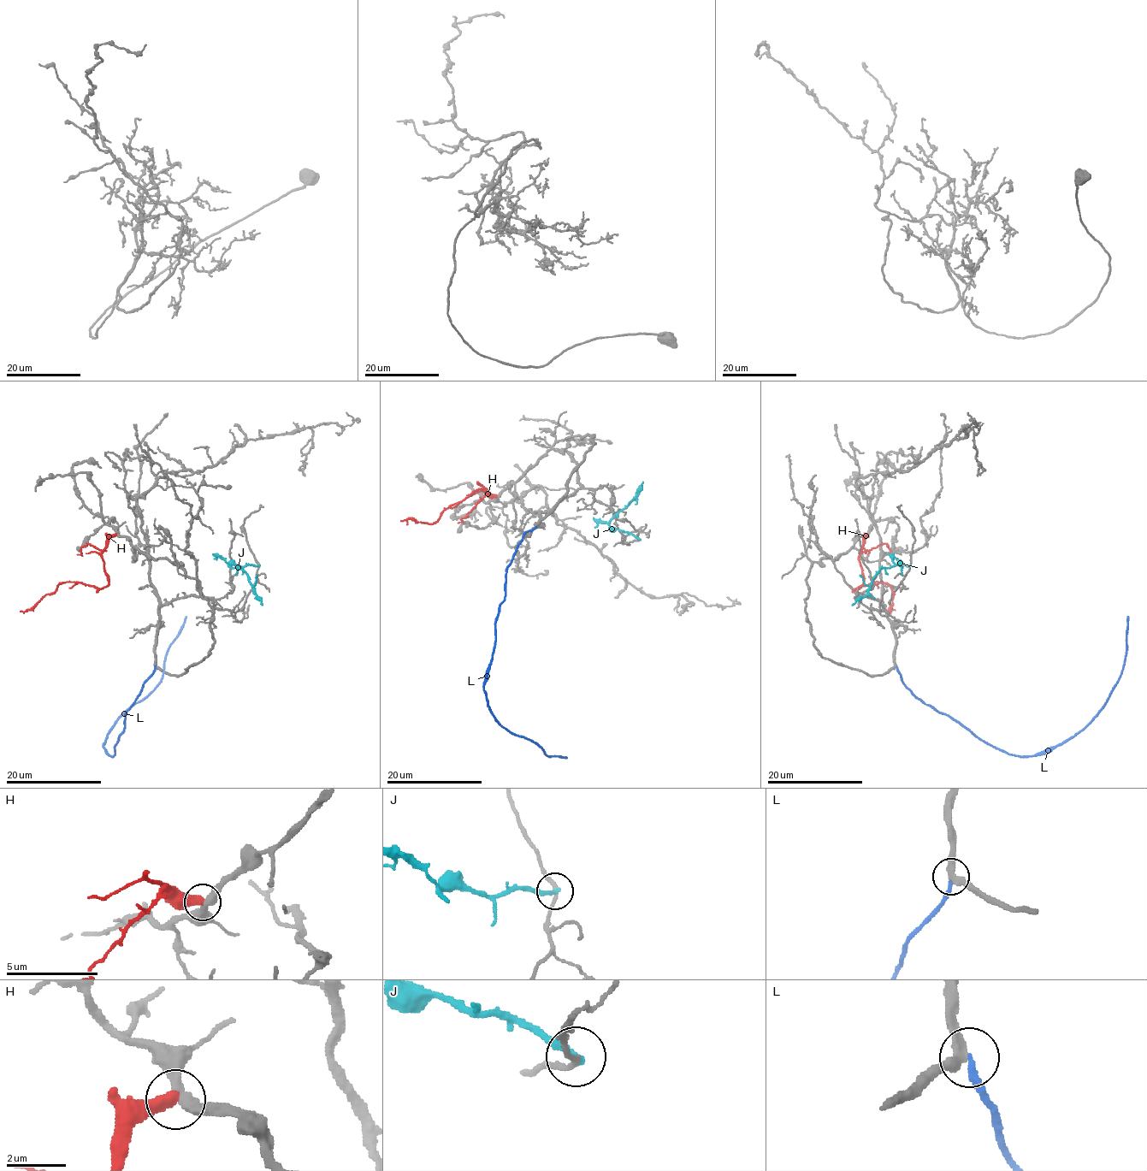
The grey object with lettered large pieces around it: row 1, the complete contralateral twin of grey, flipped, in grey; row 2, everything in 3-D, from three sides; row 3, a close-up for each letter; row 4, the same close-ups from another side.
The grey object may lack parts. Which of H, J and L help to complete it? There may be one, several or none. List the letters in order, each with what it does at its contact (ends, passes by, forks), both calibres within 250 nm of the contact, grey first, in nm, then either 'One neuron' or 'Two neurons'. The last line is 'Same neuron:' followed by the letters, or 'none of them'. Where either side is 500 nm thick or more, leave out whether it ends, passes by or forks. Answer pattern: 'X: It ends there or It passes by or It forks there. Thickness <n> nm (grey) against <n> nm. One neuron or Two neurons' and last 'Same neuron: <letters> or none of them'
H: It ends there. Thickness 360 nm (grey) against 440 nm. Two neurons
J: It ends there. Thickness 170 nm (grey) against 260 nm. Two neurons
L: It ends there. Thickness 300 nm (grey) against 200 nm. One neuron
Same neuron: L

